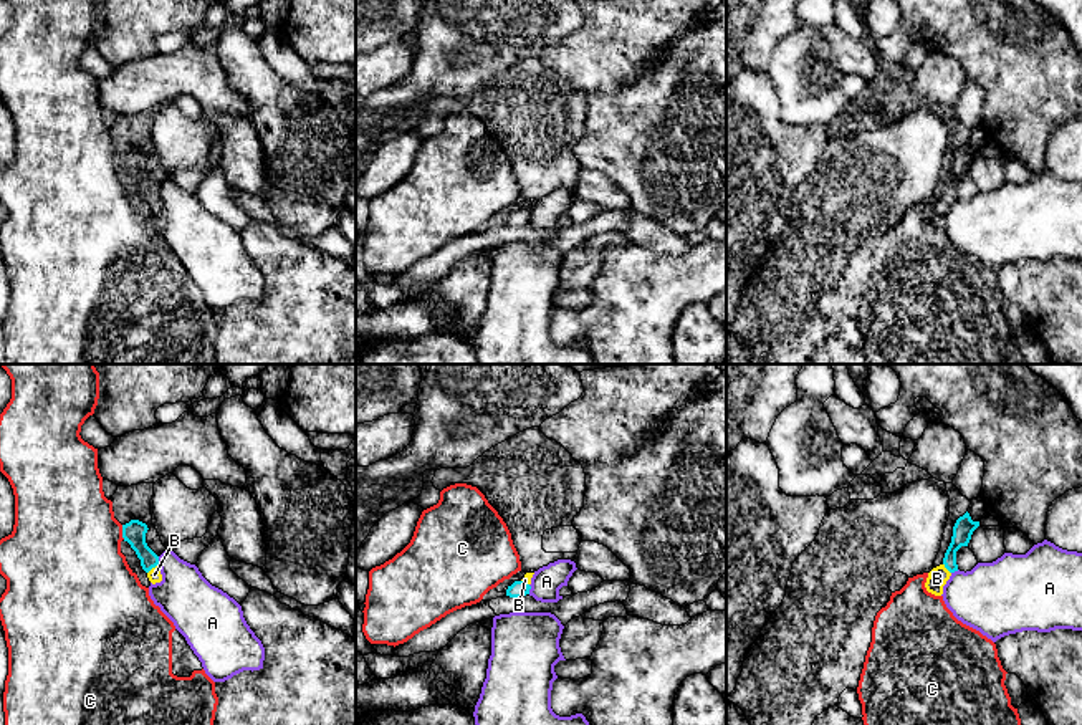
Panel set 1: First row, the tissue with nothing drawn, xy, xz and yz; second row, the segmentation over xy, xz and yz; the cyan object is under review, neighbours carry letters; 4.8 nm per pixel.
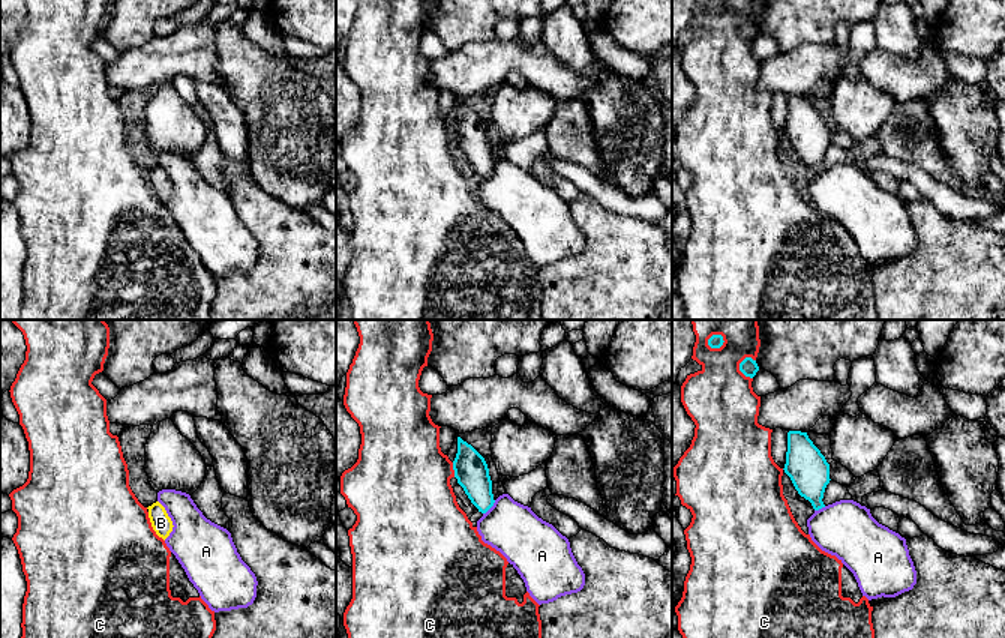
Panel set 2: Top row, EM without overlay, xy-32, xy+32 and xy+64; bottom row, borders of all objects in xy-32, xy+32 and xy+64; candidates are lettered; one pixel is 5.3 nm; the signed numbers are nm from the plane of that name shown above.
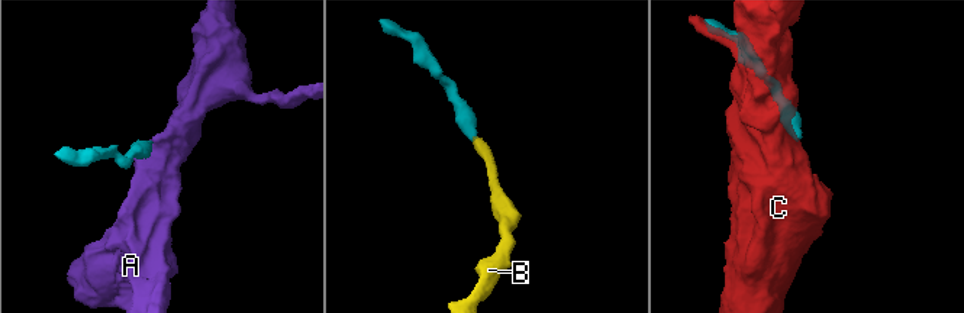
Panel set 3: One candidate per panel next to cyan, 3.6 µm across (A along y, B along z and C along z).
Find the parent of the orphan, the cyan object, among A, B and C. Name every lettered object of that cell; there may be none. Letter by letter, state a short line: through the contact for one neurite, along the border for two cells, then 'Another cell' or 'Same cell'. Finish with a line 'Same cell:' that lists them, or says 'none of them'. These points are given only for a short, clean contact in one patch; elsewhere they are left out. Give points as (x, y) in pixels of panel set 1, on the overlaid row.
A: Line: xy (157, 556), (159, 565). Another cell
B: Line: xy (134, 532), (139, 547), (153, 566), (154, 575). Same cell
C: Another cell
Same cell: B

